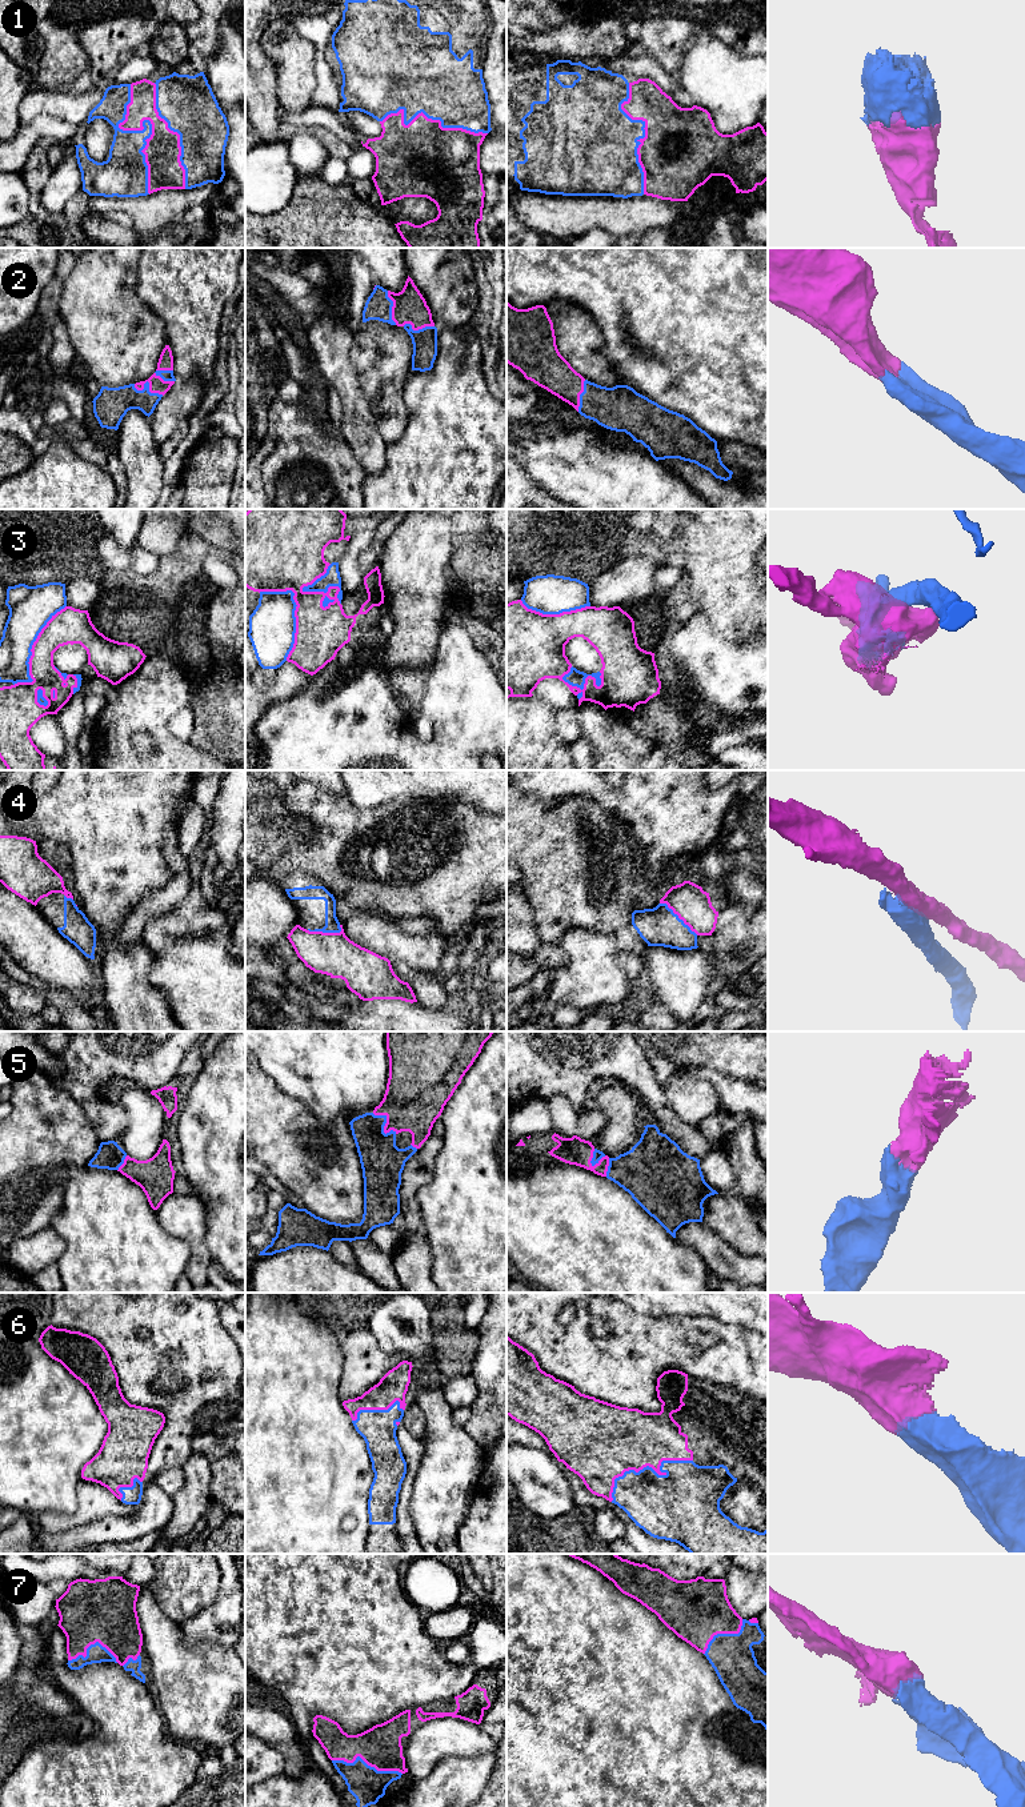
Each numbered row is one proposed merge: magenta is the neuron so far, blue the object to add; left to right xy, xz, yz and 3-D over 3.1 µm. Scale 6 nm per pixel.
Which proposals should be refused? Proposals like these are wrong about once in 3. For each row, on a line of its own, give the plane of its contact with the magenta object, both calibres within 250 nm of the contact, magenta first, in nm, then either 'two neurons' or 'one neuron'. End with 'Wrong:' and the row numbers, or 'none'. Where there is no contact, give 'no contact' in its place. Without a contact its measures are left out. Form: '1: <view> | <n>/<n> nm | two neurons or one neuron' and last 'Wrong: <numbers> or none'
1: xy | 220/200 nm | one neuron
2: xy | 100/190 nm | one neuron
3: xz | 420/100 nm | two neurons
4: yz | 220/240 nm | two neurons
5: xz | 360/260 nm | one neuron
6: yz | 400/360 nm | one neuron
7: xz | 260/220 nm | one neuron
Wrong: 3, 4

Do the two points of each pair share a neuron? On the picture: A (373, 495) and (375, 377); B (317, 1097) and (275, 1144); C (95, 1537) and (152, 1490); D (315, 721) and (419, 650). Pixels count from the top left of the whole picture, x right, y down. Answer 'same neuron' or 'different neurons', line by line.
A: different neurons
B: different neurons
C: same neuron
D: different neurons

